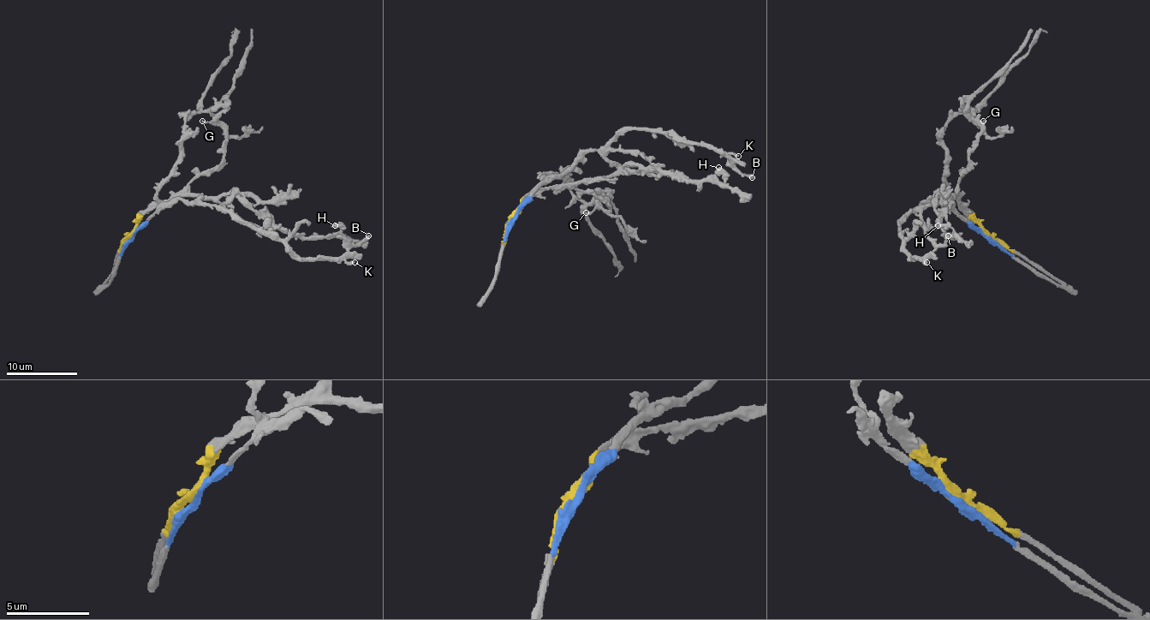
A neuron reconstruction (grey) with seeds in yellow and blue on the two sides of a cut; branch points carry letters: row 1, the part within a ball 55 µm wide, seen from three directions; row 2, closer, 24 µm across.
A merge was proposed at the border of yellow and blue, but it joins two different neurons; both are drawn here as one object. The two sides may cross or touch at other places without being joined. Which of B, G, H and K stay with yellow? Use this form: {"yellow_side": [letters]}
{"yellow_side": ["G", "H"]}

